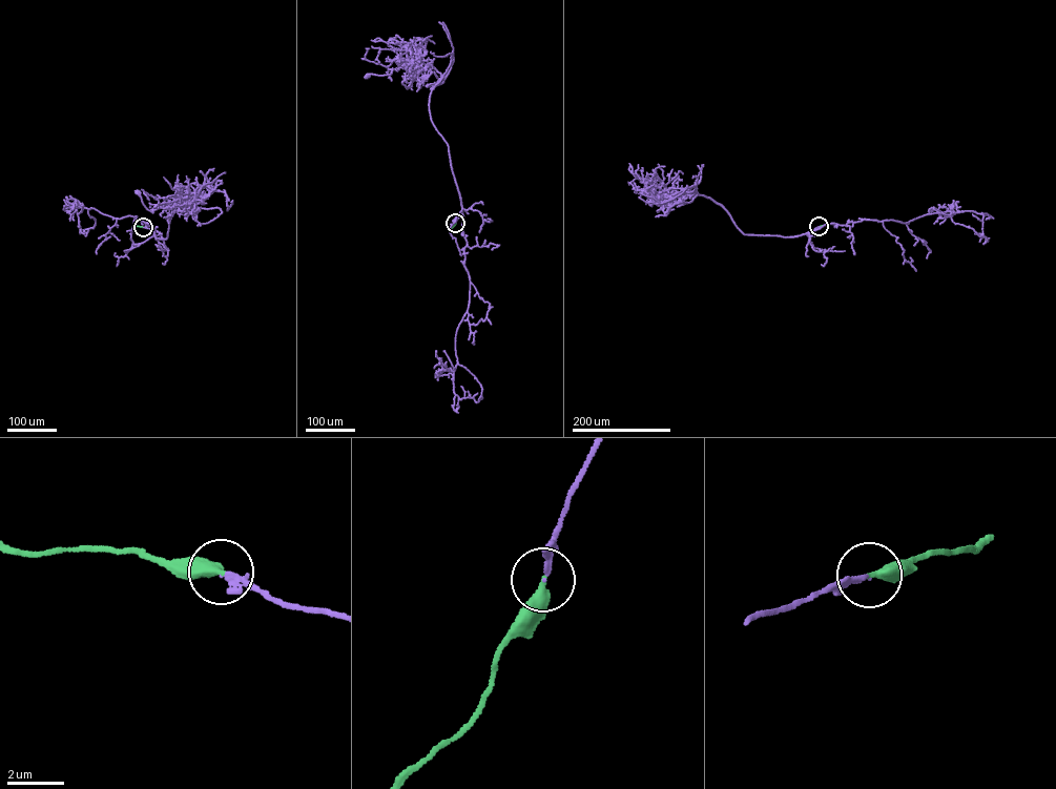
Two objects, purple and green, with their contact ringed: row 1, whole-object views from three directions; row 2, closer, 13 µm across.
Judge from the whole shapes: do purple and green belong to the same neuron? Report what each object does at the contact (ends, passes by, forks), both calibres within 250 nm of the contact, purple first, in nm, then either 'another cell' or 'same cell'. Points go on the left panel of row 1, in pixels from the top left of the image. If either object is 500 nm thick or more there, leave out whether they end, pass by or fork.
purple ends there; green ends there; 120 nm thick on the purple side, 400 nm on the other; same cell

